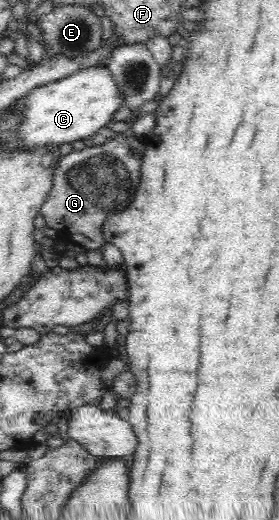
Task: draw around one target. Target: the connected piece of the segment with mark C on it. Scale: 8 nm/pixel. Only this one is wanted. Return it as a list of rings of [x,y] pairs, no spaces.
[[[107,65],[82,69],[64,79],[32,88],[22,101],[26,103],[18,127],[18,145],[22,149],[72,144],[94,136],[109,124],[123,103],[119,85]]]

